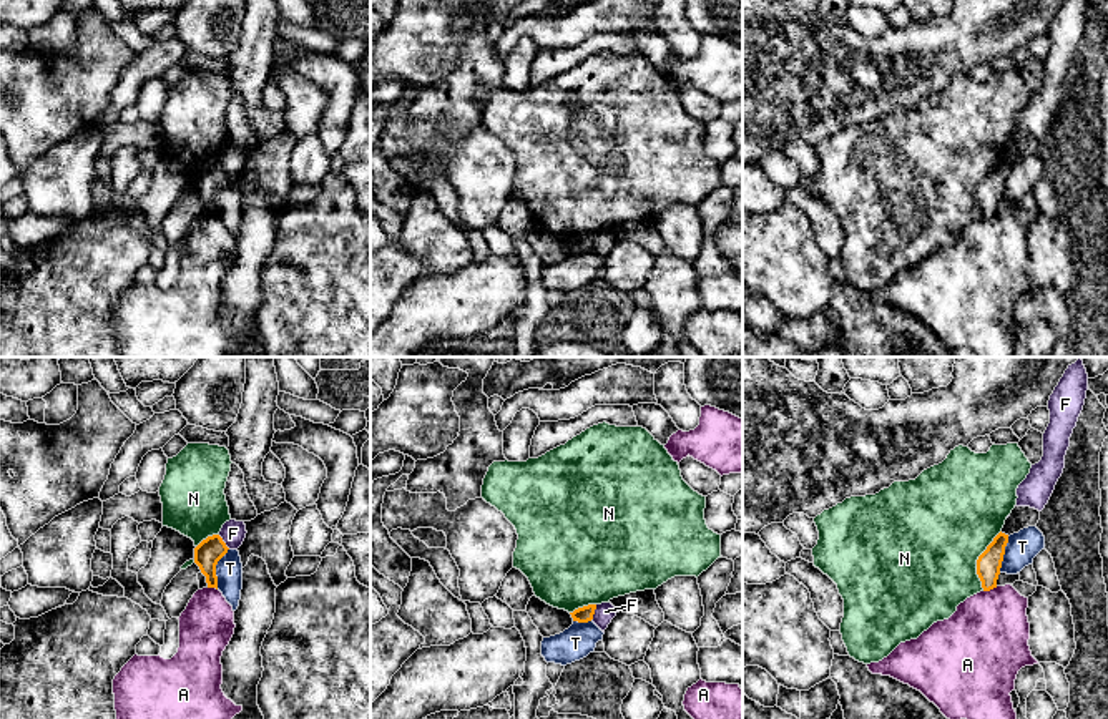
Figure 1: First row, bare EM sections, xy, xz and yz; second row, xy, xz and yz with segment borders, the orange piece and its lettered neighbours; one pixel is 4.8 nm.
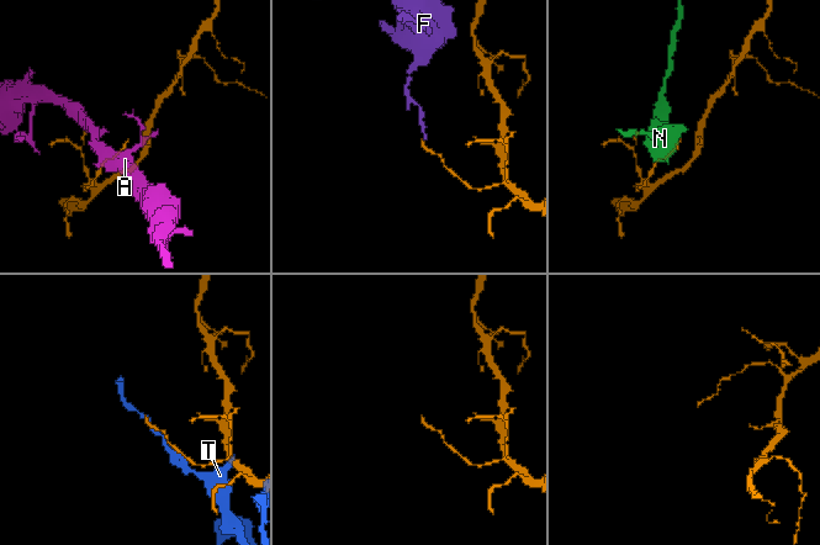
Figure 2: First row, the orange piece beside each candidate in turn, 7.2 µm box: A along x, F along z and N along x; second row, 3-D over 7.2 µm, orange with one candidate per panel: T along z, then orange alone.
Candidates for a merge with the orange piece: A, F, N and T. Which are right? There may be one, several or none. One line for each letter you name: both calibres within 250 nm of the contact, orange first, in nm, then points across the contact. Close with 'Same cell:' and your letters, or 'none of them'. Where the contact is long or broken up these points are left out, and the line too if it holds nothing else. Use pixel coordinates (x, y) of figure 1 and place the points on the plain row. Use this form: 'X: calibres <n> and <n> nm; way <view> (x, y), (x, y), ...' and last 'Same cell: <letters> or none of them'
Same cell: none of them

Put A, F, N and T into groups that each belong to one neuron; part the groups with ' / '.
A / F / N / T

